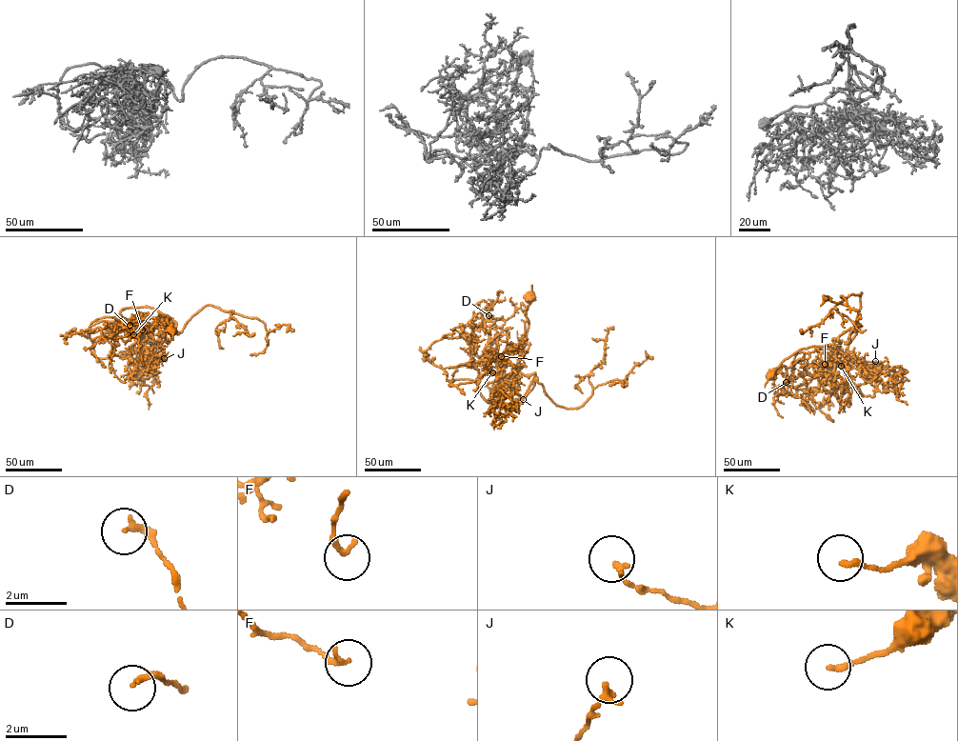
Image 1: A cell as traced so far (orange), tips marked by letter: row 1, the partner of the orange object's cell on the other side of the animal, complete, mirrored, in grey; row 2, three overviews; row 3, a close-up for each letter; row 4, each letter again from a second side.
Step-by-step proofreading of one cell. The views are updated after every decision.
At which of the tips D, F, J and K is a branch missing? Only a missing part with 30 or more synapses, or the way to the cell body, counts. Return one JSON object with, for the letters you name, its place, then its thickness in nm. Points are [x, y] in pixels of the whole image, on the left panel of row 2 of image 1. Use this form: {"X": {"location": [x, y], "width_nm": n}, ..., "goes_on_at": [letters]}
{"goes_on_at": []}

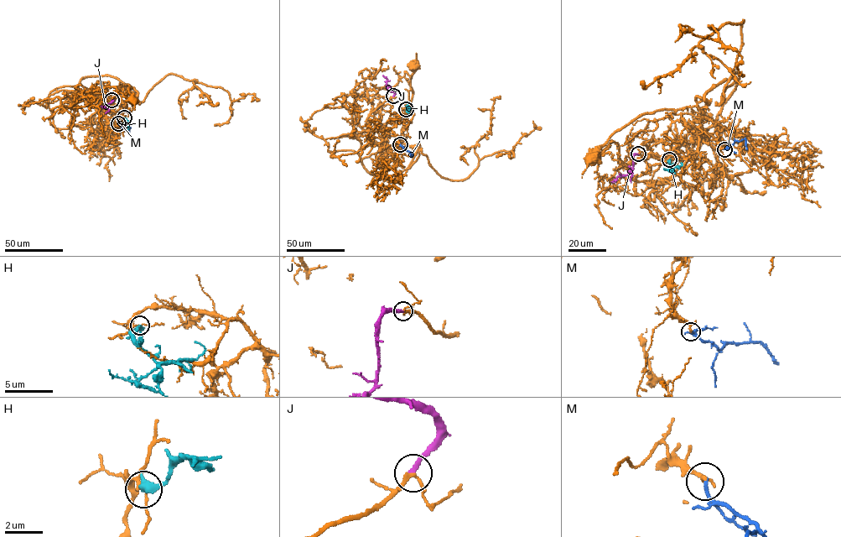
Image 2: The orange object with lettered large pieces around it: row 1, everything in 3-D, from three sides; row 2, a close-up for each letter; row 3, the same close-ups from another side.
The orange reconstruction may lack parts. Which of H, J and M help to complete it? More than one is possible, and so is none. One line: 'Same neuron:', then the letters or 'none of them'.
Same neuron: J, M

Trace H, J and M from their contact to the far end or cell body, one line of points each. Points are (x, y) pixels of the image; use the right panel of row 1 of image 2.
H: (669, 159), (668, 163), (673, 167), (681, 165), (680, 163)
J: (638, 153), (633, 156), (630, 173), (611, 181)
M: (724, 149), (730, 148), (734, 141), (744, 139), (746, 149)

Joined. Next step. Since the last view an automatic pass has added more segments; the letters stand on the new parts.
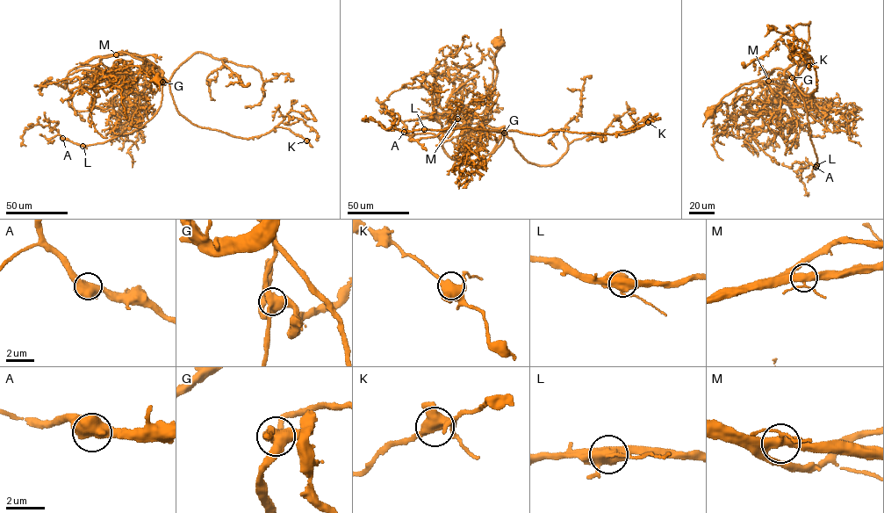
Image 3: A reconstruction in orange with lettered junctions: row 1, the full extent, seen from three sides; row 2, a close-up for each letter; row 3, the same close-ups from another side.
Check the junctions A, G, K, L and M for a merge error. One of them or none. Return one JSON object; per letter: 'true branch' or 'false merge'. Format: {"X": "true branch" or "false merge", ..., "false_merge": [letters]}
{"A": "true branch", "G": "false merge", "K": "true branch", "L": "true branch", "M": "true branch", "false_merge": ["G"]}

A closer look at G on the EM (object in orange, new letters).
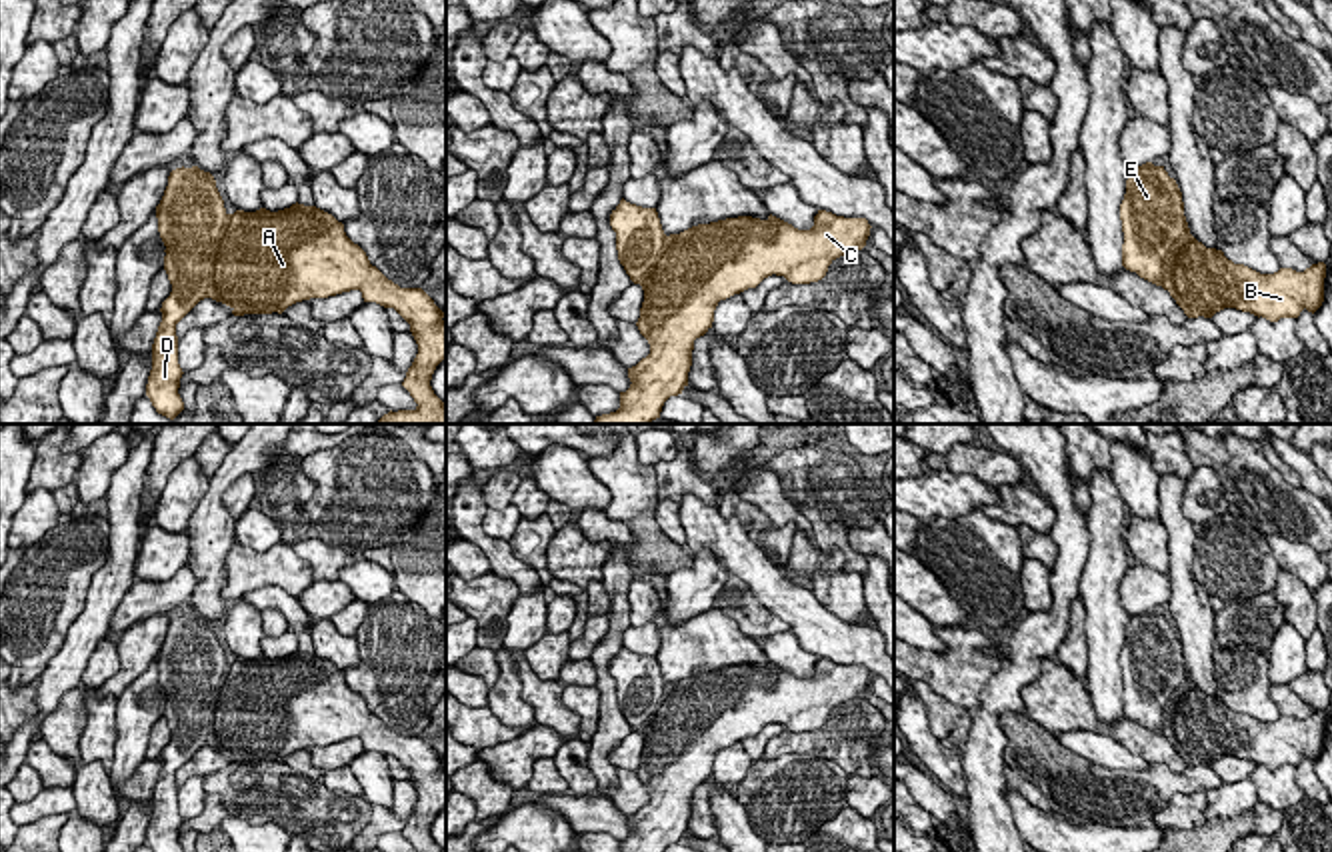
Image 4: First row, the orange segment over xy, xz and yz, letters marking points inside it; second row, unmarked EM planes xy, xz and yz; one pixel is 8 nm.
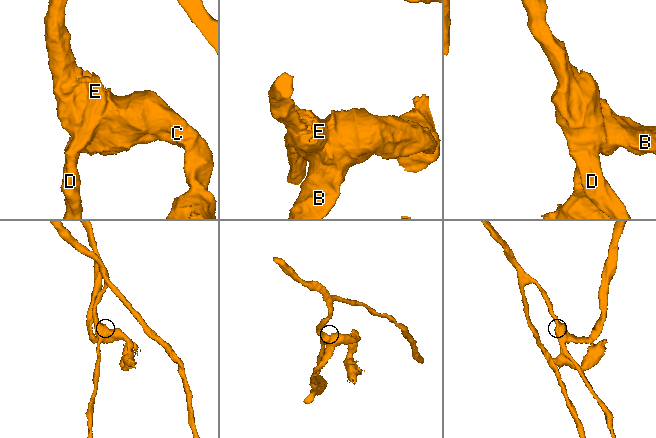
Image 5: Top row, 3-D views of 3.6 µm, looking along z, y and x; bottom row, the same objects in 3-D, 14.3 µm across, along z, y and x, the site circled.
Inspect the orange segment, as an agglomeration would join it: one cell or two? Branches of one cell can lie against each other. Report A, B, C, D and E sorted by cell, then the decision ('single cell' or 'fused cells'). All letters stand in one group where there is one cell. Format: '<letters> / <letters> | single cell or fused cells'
A B C / D E | fused cells

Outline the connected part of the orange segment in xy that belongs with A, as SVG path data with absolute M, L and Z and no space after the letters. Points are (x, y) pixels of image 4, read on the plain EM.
M296 650L278 660L260 656L228 662L226 682L218 690L218 704L214 706L210 746L230 754L234 764L282 762L296 750L350 738L360 738L364 750L394 756L410 772L418 802L402 834L416 852L444 852L434 842L430 828L436 814L446 806L446 766L422 736L400 736L388 728L370 712L366 700L346 684L344 672L316 654Z

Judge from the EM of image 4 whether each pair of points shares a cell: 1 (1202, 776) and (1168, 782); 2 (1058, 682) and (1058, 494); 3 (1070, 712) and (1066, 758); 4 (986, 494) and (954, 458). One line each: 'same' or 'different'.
1: same
2: different
3: different
4: different

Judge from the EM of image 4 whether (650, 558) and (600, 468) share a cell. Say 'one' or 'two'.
one

